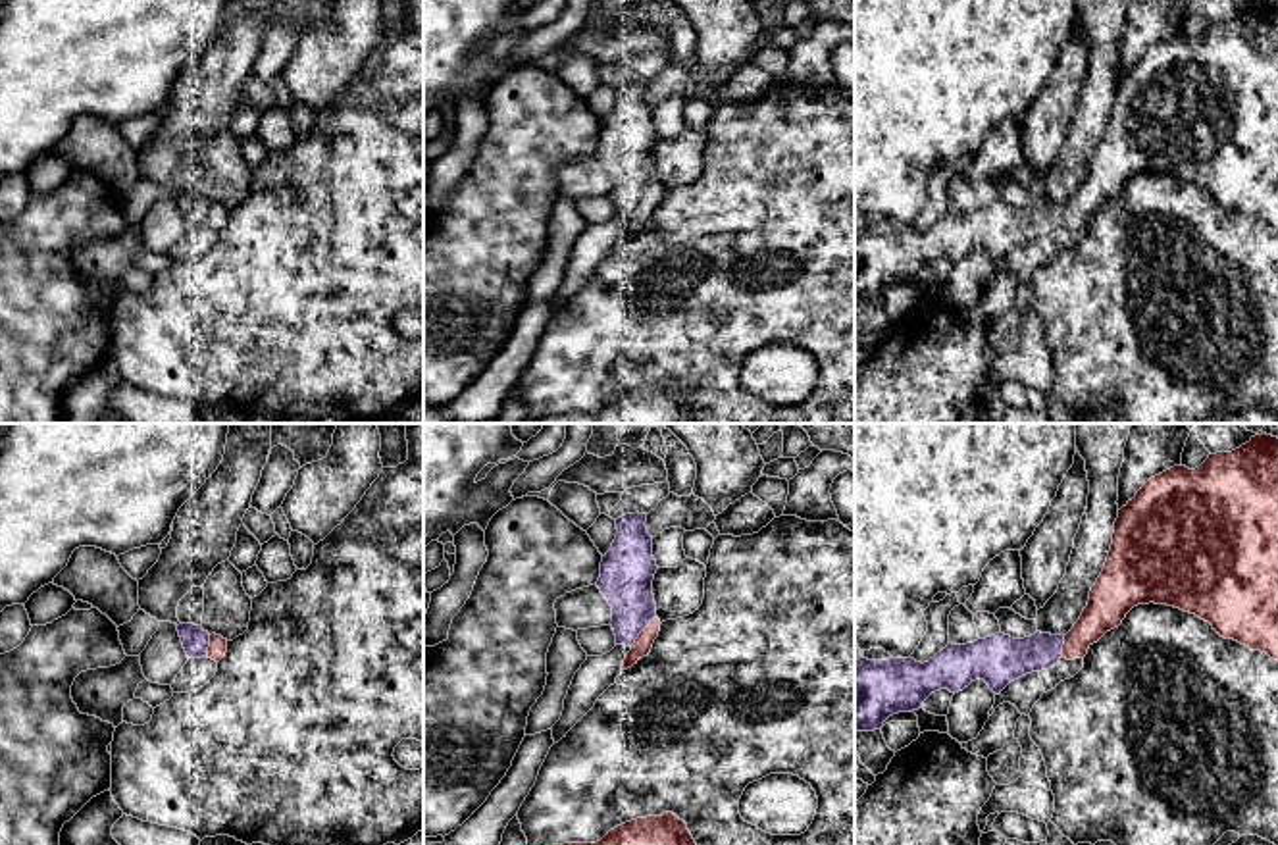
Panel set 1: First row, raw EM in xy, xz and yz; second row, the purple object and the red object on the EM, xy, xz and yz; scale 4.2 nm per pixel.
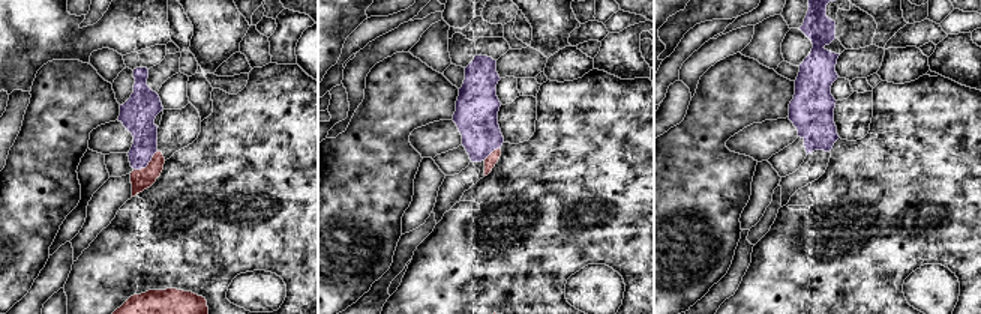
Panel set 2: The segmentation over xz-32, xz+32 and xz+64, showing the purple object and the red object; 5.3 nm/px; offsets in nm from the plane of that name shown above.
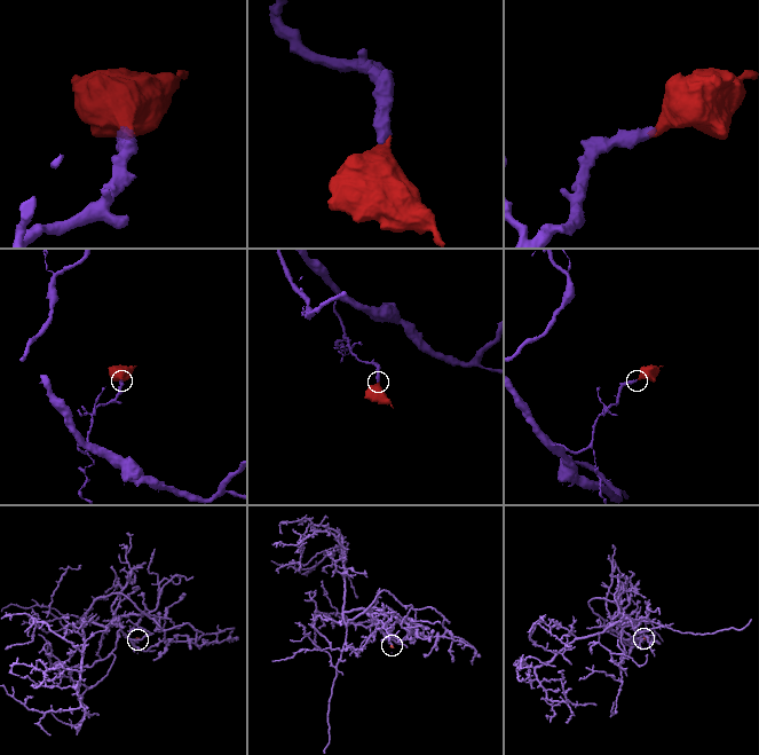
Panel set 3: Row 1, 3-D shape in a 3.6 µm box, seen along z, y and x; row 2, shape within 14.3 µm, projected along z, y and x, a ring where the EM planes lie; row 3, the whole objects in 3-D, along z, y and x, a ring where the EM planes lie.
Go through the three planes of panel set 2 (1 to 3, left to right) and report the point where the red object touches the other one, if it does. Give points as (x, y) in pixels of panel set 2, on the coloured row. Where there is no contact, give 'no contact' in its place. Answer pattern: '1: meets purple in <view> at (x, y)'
1: meets purple in xz-32 at (147, 164)
2: meets purple in xz+32 at (491, 152)
3: no contact

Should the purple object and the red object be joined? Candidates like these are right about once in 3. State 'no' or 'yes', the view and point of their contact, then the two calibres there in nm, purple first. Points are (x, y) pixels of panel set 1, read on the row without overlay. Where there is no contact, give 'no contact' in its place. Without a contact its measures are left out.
yes; contact xz (641, 199); calibres 220 and 80 nm

